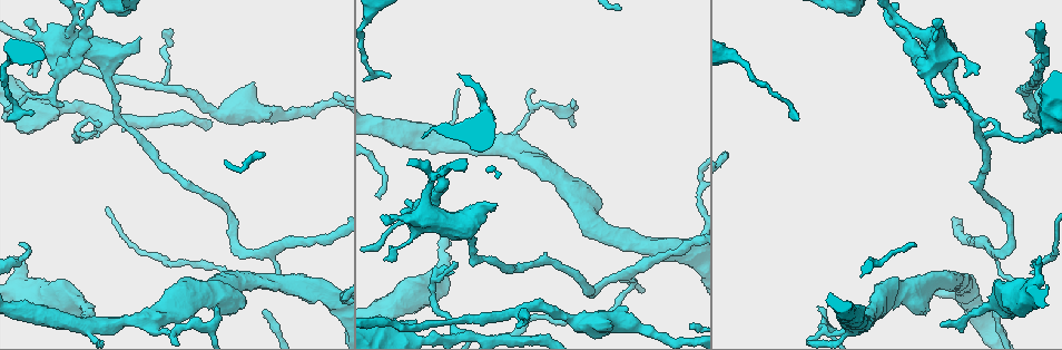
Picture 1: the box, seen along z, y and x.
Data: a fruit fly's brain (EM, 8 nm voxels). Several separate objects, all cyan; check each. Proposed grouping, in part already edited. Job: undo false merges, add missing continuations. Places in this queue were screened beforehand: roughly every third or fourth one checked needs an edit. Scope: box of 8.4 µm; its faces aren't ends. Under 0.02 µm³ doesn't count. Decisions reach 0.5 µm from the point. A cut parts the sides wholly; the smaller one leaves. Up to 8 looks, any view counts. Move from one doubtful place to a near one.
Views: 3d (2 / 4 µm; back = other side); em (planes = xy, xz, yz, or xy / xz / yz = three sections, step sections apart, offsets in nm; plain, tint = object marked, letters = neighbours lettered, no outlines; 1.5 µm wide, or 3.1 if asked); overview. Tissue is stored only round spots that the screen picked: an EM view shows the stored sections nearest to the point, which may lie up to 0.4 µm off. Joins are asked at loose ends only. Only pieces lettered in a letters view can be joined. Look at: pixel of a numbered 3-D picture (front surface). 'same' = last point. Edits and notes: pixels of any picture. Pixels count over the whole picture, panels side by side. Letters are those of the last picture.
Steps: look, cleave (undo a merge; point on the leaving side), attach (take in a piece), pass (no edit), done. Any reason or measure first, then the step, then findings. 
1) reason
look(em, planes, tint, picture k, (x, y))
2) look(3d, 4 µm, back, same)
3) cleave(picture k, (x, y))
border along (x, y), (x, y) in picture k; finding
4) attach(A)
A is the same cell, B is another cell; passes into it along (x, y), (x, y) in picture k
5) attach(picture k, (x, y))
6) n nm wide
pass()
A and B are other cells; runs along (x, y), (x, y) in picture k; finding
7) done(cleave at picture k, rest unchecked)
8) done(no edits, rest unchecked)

thin end
look(em, yz, step 8, tint, picture 1, (33, 112))

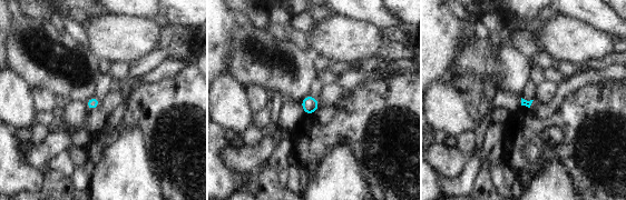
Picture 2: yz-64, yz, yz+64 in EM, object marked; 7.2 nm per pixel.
cut it another way
look(em, xy, step 4, letters, same)

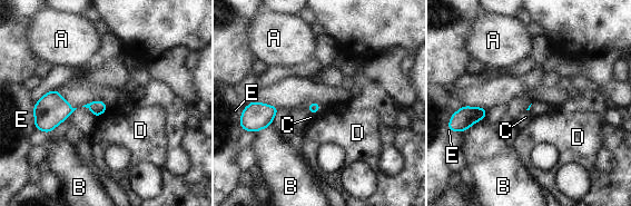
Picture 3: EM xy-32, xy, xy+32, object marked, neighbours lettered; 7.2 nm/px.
pass()
A, B, C, D and E are other cells; border along (108, 107), (96, 118) in picture 3; no lettered piece goes on from it

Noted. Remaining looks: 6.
branch stops here
look(3d, 2 µm, picture 1, (942, 324))

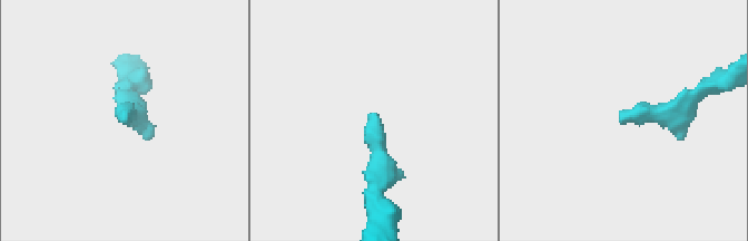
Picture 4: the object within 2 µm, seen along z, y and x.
shape alone is not enough
look(em, yz, step 8, letters, picture 4, (376, 115))

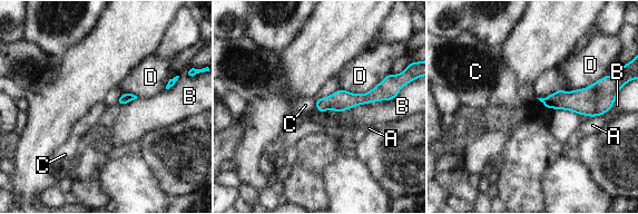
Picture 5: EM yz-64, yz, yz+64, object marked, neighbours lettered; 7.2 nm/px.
look(em, planes, letters, same)

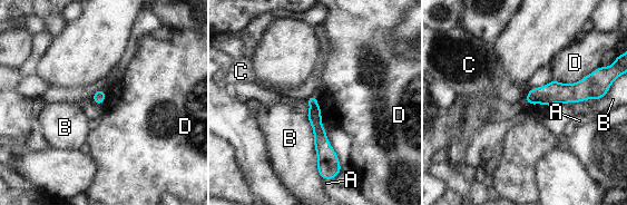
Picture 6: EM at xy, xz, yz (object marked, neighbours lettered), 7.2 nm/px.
pass()
A, B, C and D are other cells; runs along (312, 98), (322, 145), (321, 166) in picture 6; no lettered piece goes on from it

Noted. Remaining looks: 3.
free end
look(3d, 2 µm, picture 1, (572, 100))

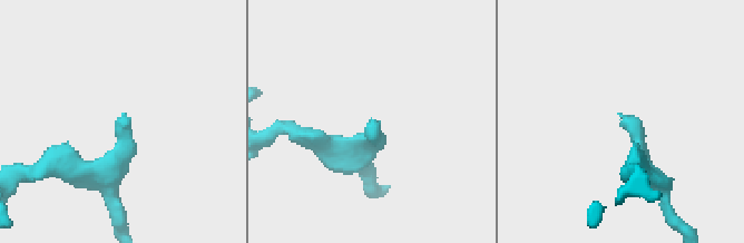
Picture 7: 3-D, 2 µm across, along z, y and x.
need the tissue
look(em, yz, step 4, letters, picture 7, (368, 125))

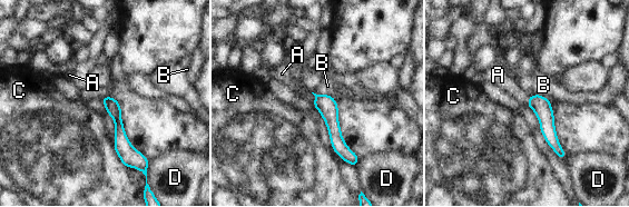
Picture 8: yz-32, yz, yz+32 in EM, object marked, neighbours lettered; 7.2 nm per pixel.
look(em, planes, letters, same)

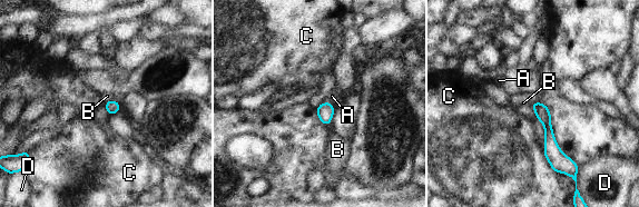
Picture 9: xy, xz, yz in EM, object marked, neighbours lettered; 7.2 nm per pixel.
100 nm wide
attach(A)
A is the same cell, B, C and D are other cells; passes into it along (325, 111), (328, 102), (332, 96) in picture 9; the neuron continues

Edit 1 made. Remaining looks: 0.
done(attach at picture 9, rest unchecked)

